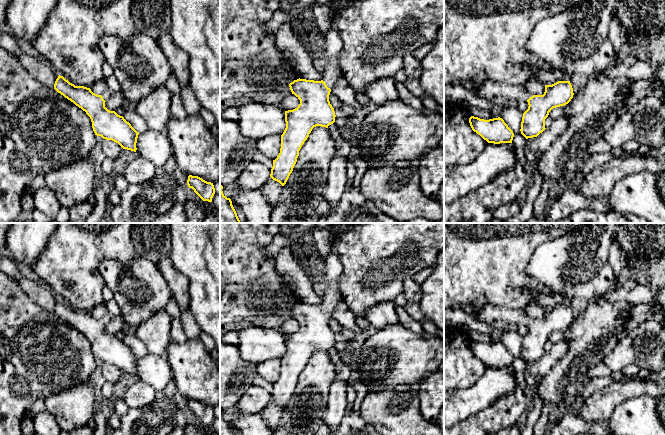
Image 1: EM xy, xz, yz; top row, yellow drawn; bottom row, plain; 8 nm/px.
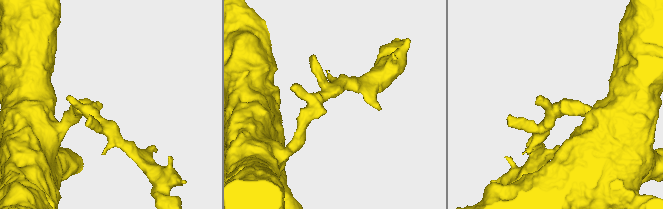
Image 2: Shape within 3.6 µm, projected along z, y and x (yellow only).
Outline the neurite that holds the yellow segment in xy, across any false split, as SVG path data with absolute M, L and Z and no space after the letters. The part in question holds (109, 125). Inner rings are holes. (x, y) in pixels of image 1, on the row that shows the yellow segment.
M60 75L55 81L54 89L86 112L95 135L116 142L123 149L136 152L139 133L123 116L105 107L105 102L113 94L112 90L107 89L102 95L97 95L90 88L75 86Z

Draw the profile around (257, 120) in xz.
M249 102L238 108L240 133L259 140L271 135L281 136L286 128L285 109L262 102Z

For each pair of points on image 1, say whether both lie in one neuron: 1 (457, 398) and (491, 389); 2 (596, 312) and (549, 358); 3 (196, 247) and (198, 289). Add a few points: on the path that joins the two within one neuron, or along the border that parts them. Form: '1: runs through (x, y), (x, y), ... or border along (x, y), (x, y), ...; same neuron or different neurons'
1: runs through (465, 398), (476, 398), (483, 393); same neuron
2: border along (565, 338), (567, 352), (555, 362); different neurons
3: runs through (198, 257), (198, 279); same neuron

